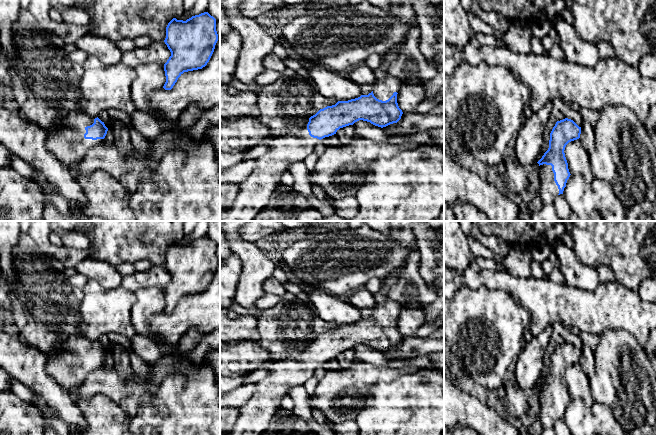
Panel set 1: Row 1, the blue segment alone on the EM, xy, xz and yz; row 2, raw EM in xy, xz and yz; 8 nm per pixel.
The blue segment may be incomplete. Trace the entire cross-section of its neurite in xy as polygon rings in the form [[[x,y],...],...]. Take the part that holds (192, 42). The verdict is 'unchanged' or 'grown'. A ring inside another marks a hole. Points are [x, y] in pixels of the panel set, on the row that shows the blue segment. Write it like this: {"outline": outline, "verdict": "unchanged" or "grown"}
{"outline": [[[208,12],[192,16],[186,21],[173,18],[166,27],[166,38],[164,40],[171,56],[164,64],[166,82],[163,88],[171,90],[184,72],[205,67],[214,52],[217,41],[216,19]]], "verdict": "unchanged"}

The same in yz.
{"outline": [[[565,118],[556,122],[550,133],[549,148],[537,162],[539,164],[538,174],[541,187],[539,195],[529,203],[531,213],[540,211],[545,204],[552,204],[557,195],[563,194],[567,180],[571,175],[564,150],[569,142],[579,139],[580,134],[581,127],[579,127],[573,120]]], "verdict": "grown"}

